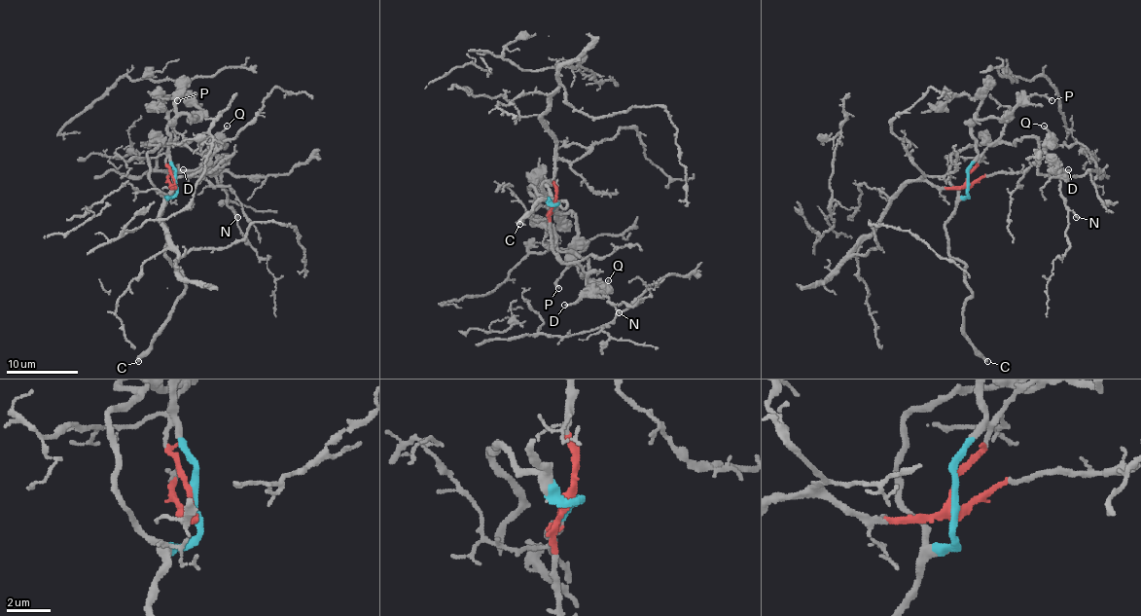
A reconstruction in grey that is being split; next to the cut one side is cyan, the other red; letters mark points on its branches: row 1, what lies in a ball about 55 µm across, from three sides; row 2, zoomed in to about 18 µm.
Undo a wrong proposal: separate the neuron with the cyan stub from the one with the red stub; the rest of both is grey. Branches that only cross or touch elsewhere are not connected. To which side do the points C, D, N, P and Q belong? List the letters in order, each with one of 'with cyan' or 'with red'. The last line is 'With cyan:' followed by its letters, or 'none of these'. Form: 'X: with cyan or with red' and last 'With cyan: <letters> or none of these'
C: with cyan
D: with cyan
N: with red
P: with cyan
Q: with cyan
With cyan: C, D, P, Q

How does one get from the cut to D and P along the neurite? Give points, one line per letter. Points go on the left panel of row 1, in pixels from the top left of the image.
D: (174, 181), (175, 192), (164, 196), (149, 176), (151, 142), (206, 137), (200, 150), (222, 165), (183, 169)
P: (174, 181), (168, 128), (179, 116), (194, 119), (200, 110), (185, 94), (177, 99)

